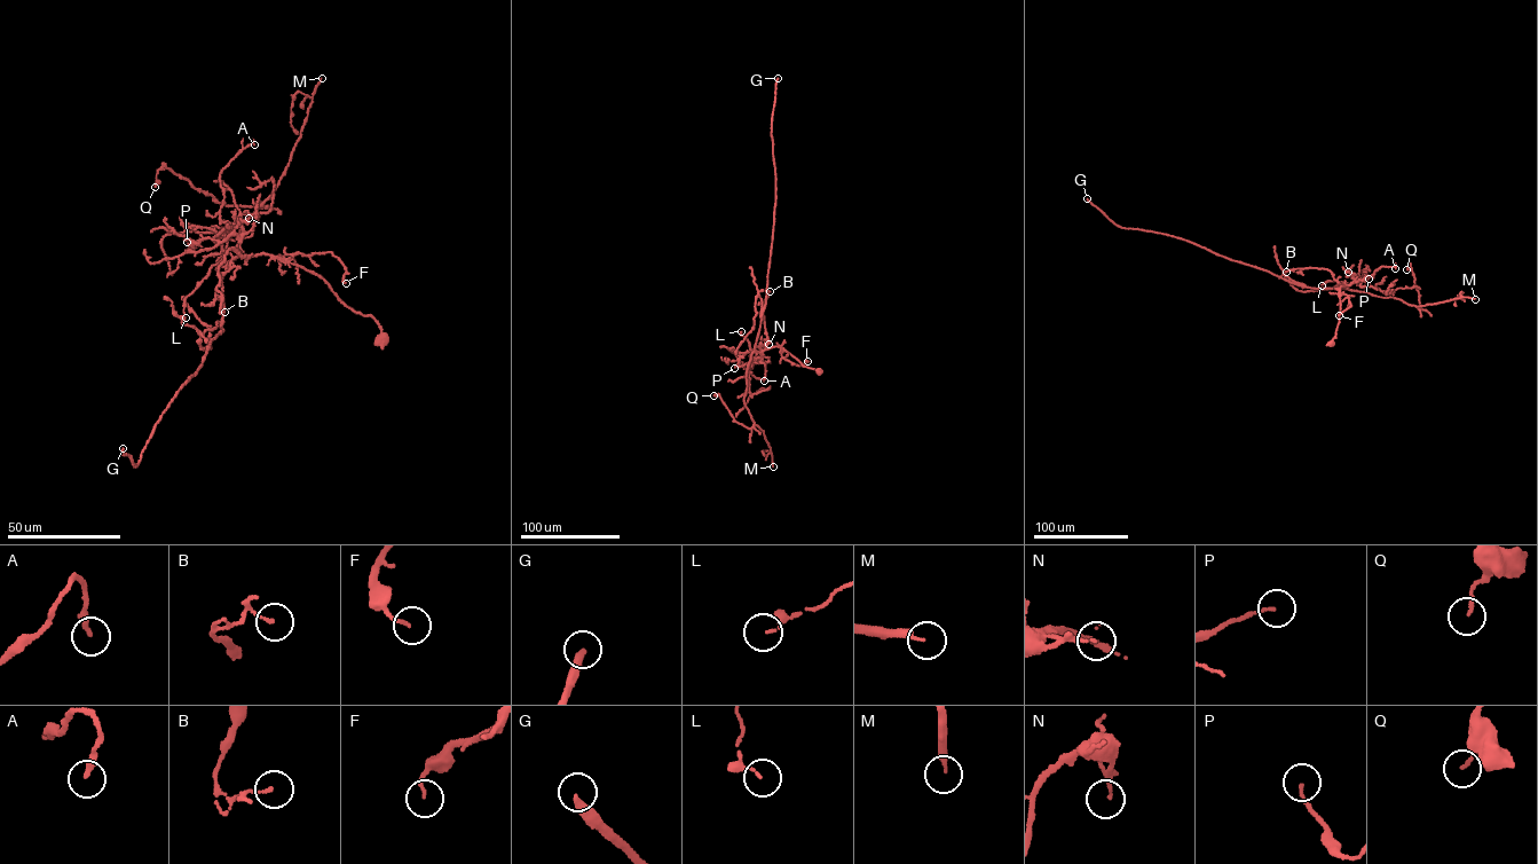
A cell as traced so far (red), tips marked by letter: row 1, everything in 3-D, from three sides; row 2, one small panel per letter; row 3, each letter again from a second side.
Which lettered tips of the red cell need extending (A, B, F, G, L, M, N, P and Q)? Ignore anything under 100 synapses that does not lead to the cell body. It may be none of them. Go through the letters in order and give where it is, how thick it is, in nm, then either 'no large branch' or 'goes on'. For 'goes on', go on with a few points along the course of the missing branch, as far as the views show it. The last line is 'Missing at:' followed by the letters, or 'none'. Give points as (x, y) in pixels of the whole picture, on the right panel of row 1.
A: at (1395, 268); 240 nm thick; no large branch
B: at (1286, 272); 100 nm thick; no large branch
F: at (1339, 315); 130 nm thick; no large branch
G: at (1087, 198); 280 nm thick; goes on
L: at (1322, 285); 70 nm thick; no large branch
M: at (1475, 299); 200 nm thick; goes on
N: at (1348, 272); 110 nm thick; no large branch
P: at (1369, 279); 100 nm thick; no large branch
Q: at (1406, 269); 120 nm thick; no large branch
Missing at: G, M

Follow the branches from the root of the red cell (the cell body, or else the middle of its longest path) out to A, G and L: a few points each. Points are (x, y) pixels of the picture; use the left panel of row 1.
A: (380, 339), (373, 319), (318, 275), (239, 254), (239, 222), (220, 220), (220, 174), (254, 144)
G: (380, 339), (373, 319), (318, 275), (267, 253), (236, 256), (221, 284), (222, 331), (136, 466), (123, 448)
L: (380, 339), (373, 319), (346, 306), (318, 275), (267, 253), (212, 265), (184, 299), (186, 317)

